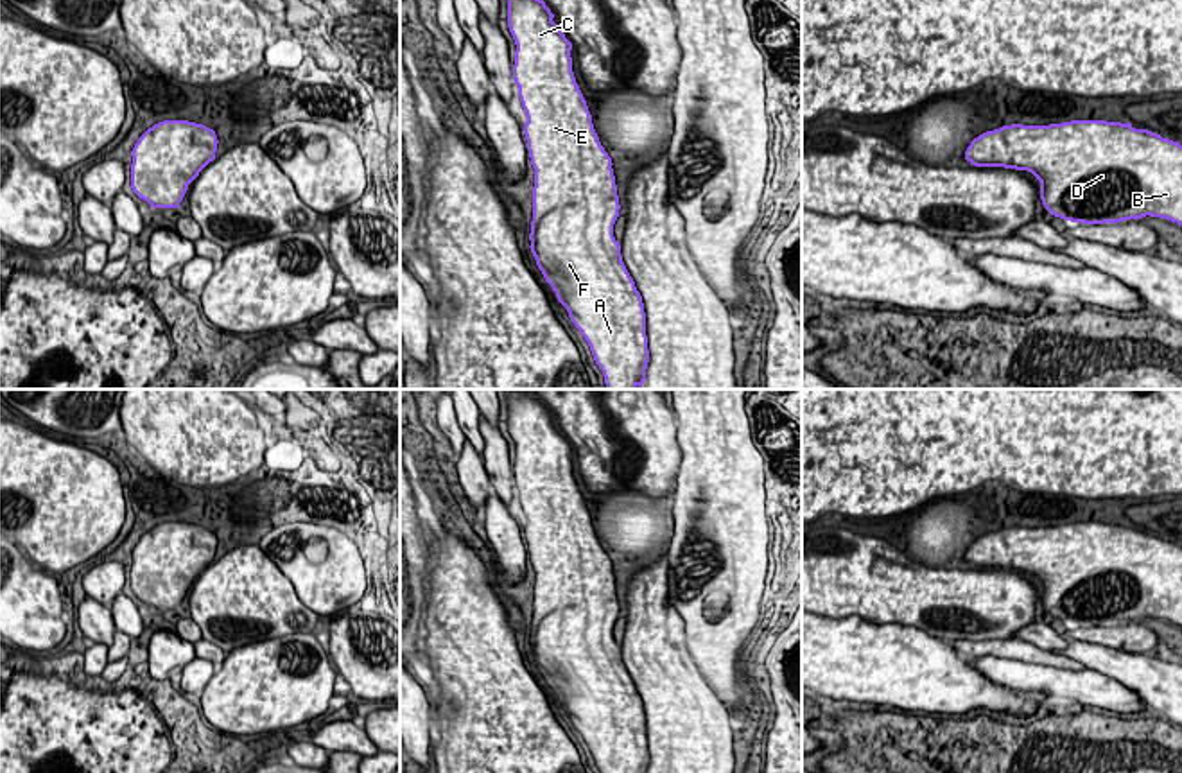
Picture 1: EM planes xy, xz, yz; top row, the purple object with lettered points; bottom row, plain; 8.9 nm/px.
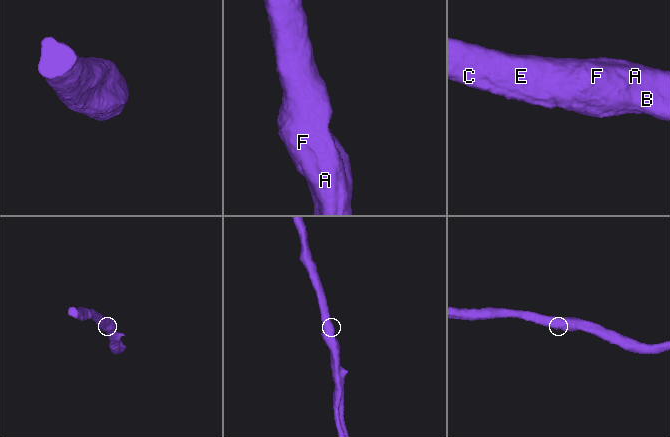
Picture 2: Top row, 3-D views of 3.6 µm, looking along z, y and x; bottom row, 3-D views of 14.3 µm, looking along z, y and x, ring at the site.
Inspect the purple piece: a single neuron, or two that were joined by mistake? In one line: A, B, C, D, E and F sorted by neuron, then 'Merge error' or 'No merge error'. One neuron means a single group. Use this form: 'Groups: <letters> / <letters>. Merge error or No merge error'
Groups: A B C D E F. No merge error

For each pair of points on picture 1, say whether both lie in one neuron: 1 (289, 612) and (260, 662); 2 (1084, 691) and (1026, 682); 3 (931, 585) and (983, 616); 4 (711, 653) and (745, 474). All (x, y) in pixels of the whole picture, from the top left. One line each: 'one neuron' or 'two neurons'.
1: two neurons
2: one neuron
3: one neuron
4: one neuron

